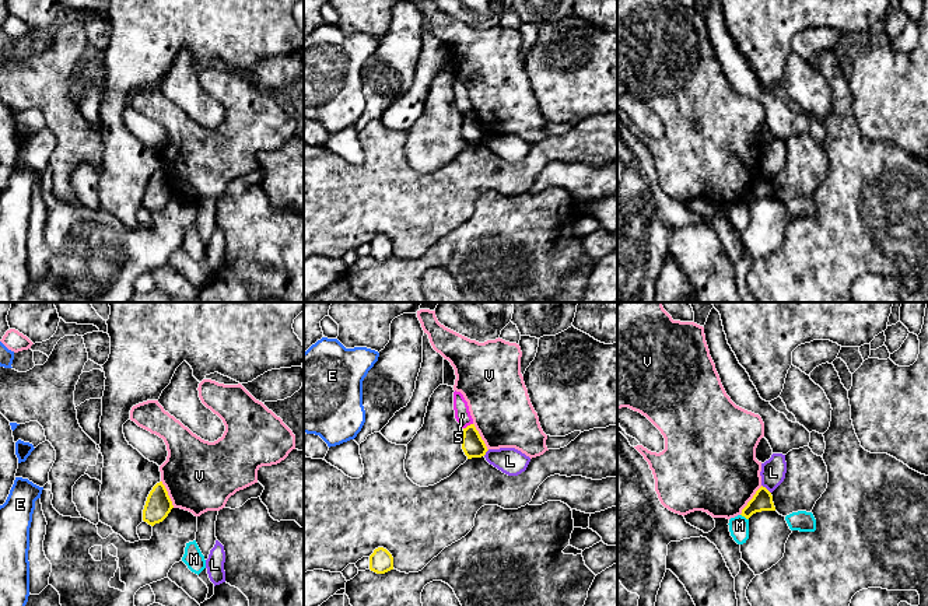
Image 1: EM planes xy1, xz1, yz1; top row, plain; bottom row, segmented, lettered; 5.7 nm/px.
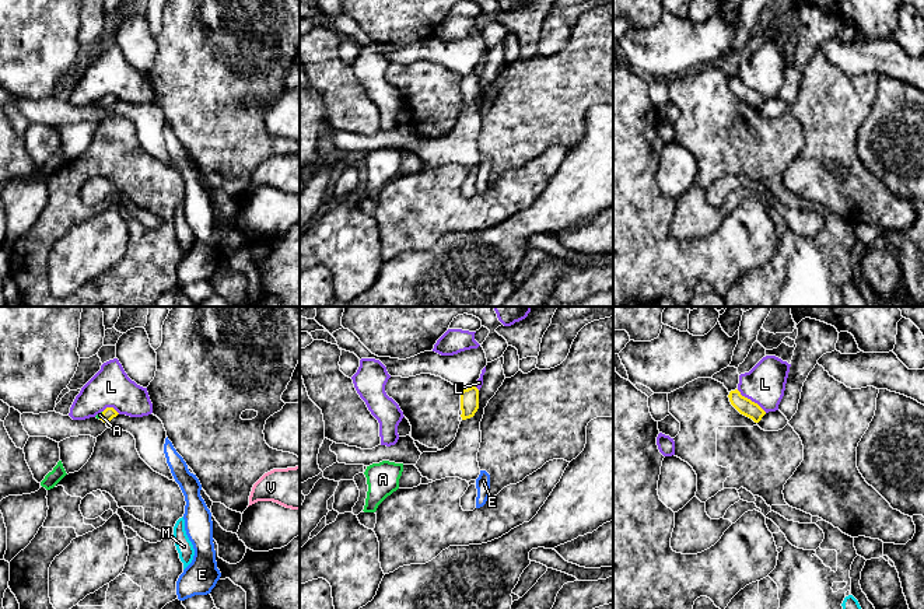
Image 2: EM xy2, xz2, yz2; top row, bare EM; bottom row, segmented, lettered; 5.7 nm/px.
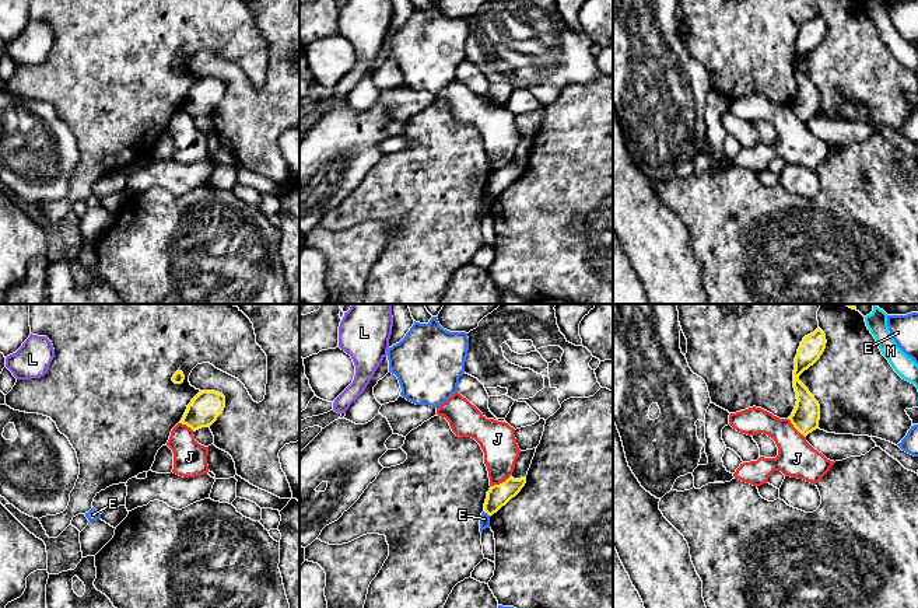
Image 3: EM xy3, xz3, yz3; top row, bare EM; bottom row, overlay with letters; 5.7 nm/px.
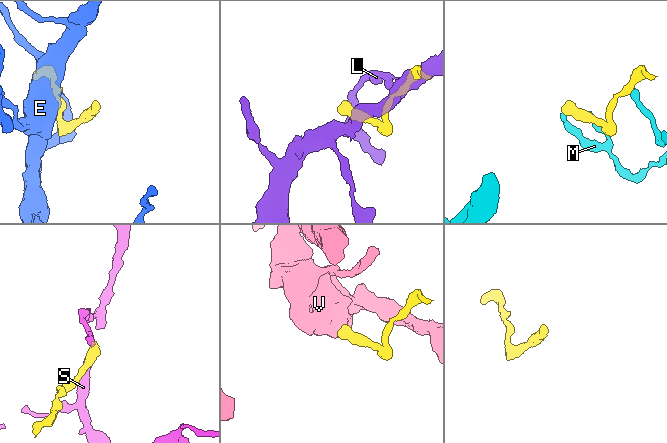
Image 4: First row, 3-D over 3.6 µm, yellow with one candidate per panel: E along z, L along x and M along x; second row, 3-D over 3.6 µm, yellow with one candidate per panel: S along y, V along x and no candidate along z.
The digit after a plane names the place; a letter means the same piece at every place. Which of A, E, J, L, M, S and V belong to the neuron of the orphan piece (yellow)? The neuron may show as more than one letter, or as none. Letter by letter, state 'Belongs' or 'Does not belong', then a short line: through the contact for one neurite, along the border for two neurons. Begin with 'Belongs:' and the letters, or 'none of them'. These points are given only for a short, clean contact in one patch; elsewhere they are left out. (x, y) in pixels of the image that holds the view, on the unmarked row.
Belongs: A
A: Belongs. Line: xy2 (108, 100), (102, 101), (100, 101)
E: Does not belong. Line: xz3 (483, 198), (490, 202)
J: Does not belong. Line: xz3 (510, 161), (491, 173)
L: Does not belong
M: Does not belong
S: Does not belong. Line: xz1 (472, 109), (464, 115)
V: Does not belong. Line: yz1 (762, 172), (739, 200)

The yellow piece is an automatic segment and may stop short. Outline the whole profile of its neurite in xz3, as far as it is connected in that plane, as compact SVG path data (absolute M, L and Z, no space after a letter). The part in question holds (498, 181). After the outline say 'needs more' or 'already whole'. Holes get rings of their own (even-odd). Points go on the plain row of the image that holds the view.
M509 163L505 168L491 172L487 178L484 199L487 199L488 202L497 199L521 178L525 170L526 164L514 165L512 163Z; already whole

